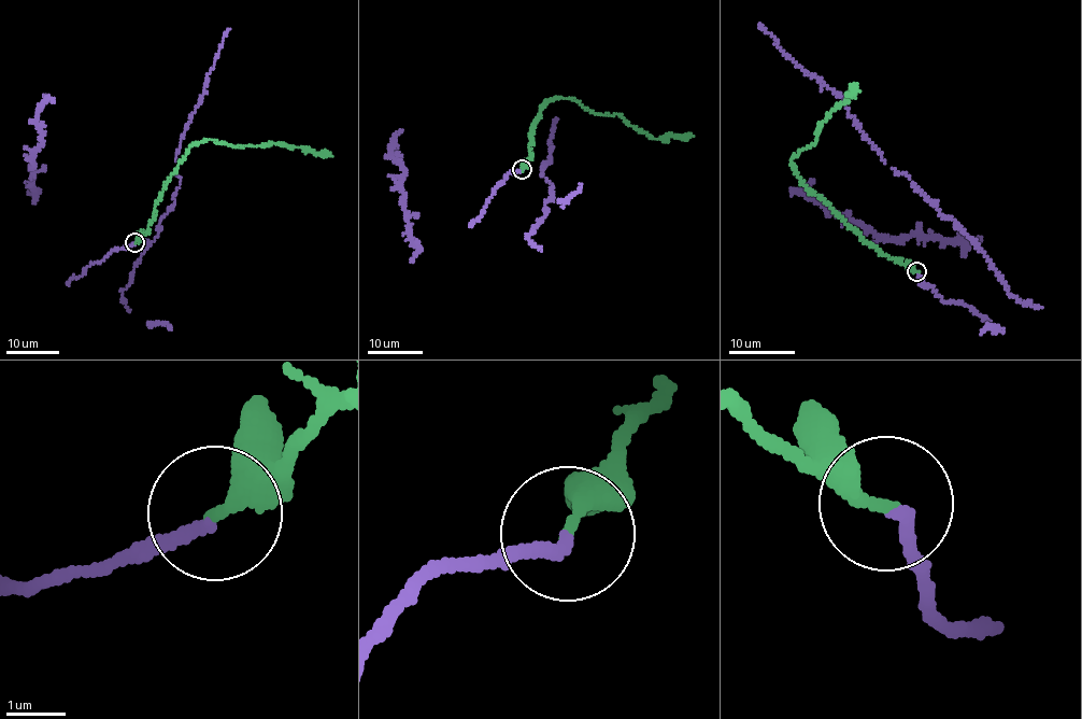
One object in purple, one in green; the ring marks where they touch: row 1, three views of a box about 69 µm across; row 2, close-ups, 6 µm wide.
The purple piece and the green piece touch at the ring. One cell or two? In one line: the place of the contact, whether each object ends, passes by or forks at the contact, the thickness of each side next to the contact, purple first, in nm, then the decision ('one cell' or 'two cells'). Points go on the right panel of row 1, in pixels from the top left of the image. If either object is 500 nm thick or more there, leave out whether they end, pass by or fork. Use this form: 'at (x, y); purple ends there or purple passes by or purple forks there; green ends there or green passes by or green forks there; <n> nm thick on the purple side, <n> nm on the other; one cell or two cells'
at (916, 271); purple ends there; green ends there; 220 nm thick on the purple side, 280 nm on the other; one cell

